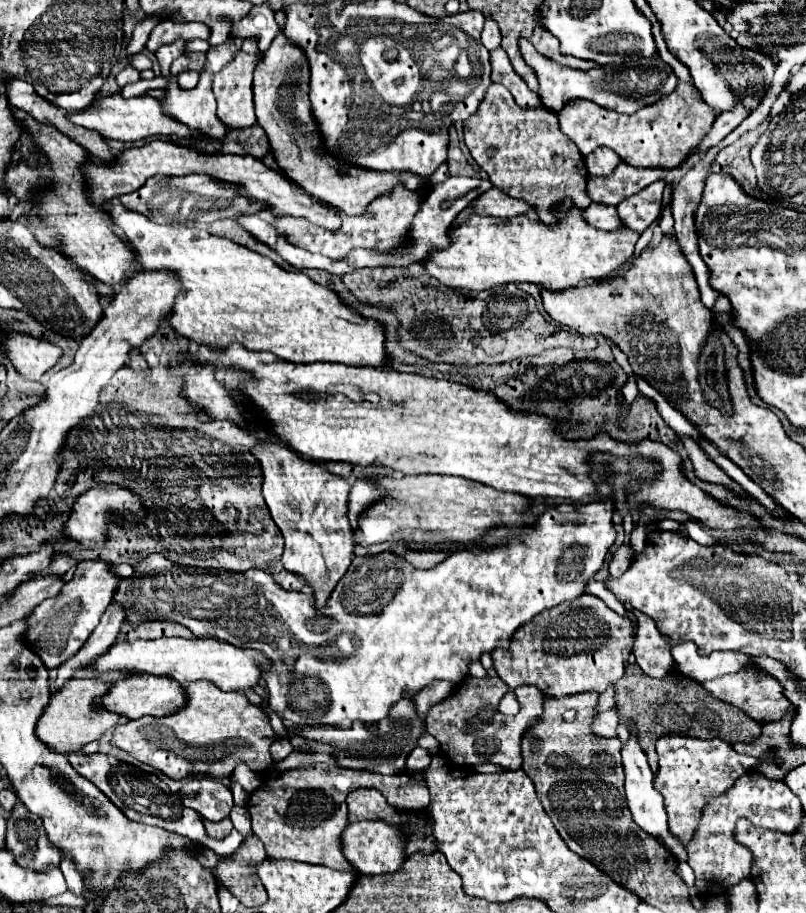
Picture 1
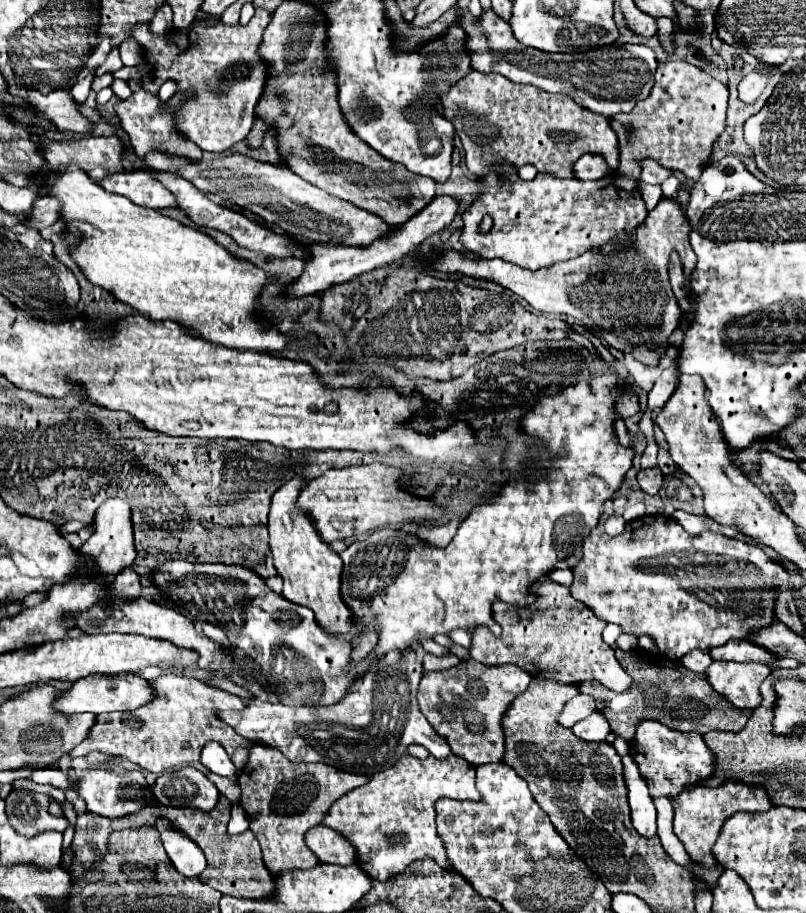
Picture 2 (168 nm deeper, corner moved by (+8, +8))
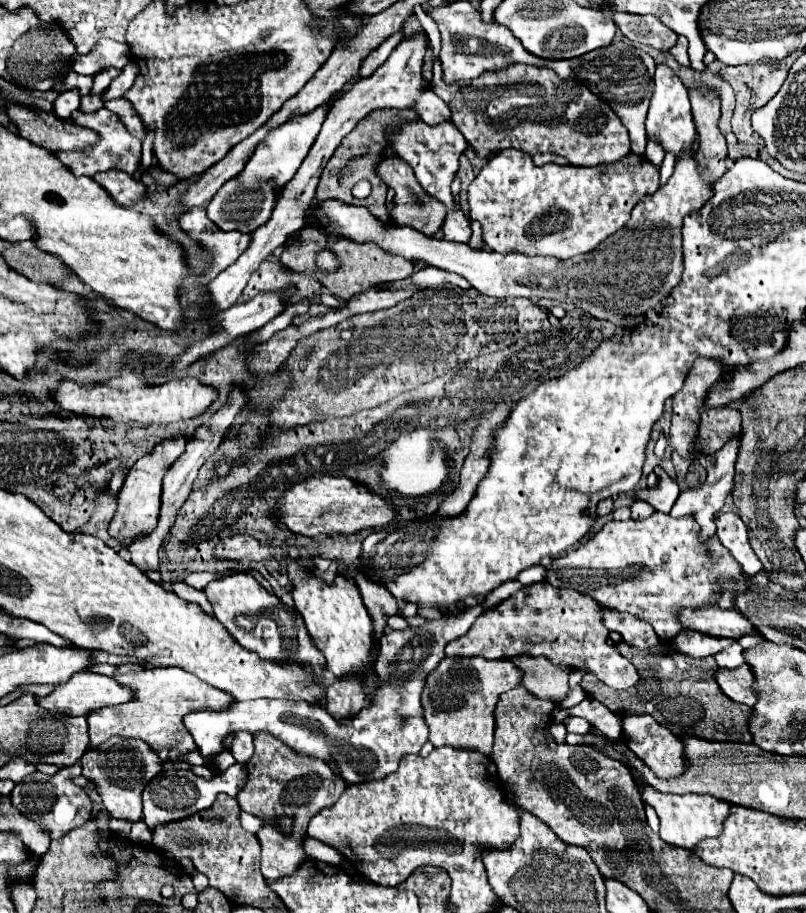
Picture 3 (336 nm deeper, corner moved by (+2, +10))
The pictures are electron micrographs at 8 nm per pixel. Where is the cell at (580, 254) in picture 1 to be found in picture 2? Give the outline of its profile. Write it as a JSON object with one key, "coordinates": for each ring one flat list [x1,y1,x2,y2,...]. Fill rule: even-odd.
{"coordinates":[[539,173,533,181,511,179,509,185,499,188,487,187,482,179,479,180,484,187,483,193,475,197,475,201,463,213,465,225,463,225,463,233,459,239,463,249,481,259,503,259,529,271,537,271,541,267,551,267,555,263,575,259,591,249,601,249,603,245,623,239,623,237,631,239,631,235,635,235,635,229,643,223,647,215,637,183,627,181,619,177,617,173,611,173,599,181,557,179,549,173],[483,215,493,217,493,227,487,233,481,233,479,229]]}

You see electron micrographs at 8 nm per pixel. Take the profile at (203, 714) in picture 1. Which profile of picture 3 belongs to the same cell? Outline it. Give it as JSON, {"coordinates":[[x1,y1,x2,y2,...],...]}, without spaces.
{"coordinates":[[121,663,115,679,119,685,125,685,133,691,133,699,117,707,97,709,87,715,91,747,103,743,111,735,139,737,145,743,149,743,163,761,175,763,183,753,197,751,193,737,183,725,183,715,199,709,227,707,231,703,231,697,225,691,203,683,199,677,193,677,191,673,179,667,141,669,139,665,133,665,133,663]]}

